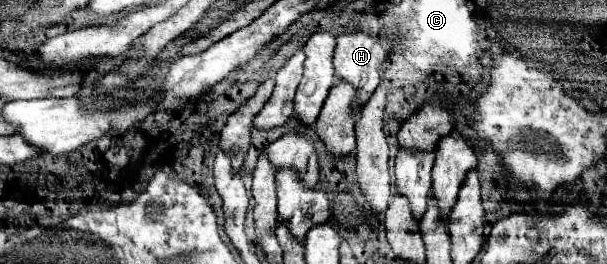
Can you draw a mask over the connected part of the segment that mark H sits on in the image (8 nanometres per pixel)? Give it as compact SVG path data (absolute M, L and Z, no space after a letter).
M354 31L354 33L344 33L336 37L336 51L334 51L334 67L336 67L336 75L354 83L354 87L358 89L358 105L356 109L360 109L368 97L374 93L374 89L380 83L380 69L382 63L388 55L388 51L392 49L394 39L382 39L382 37L372 37L364 31Z

